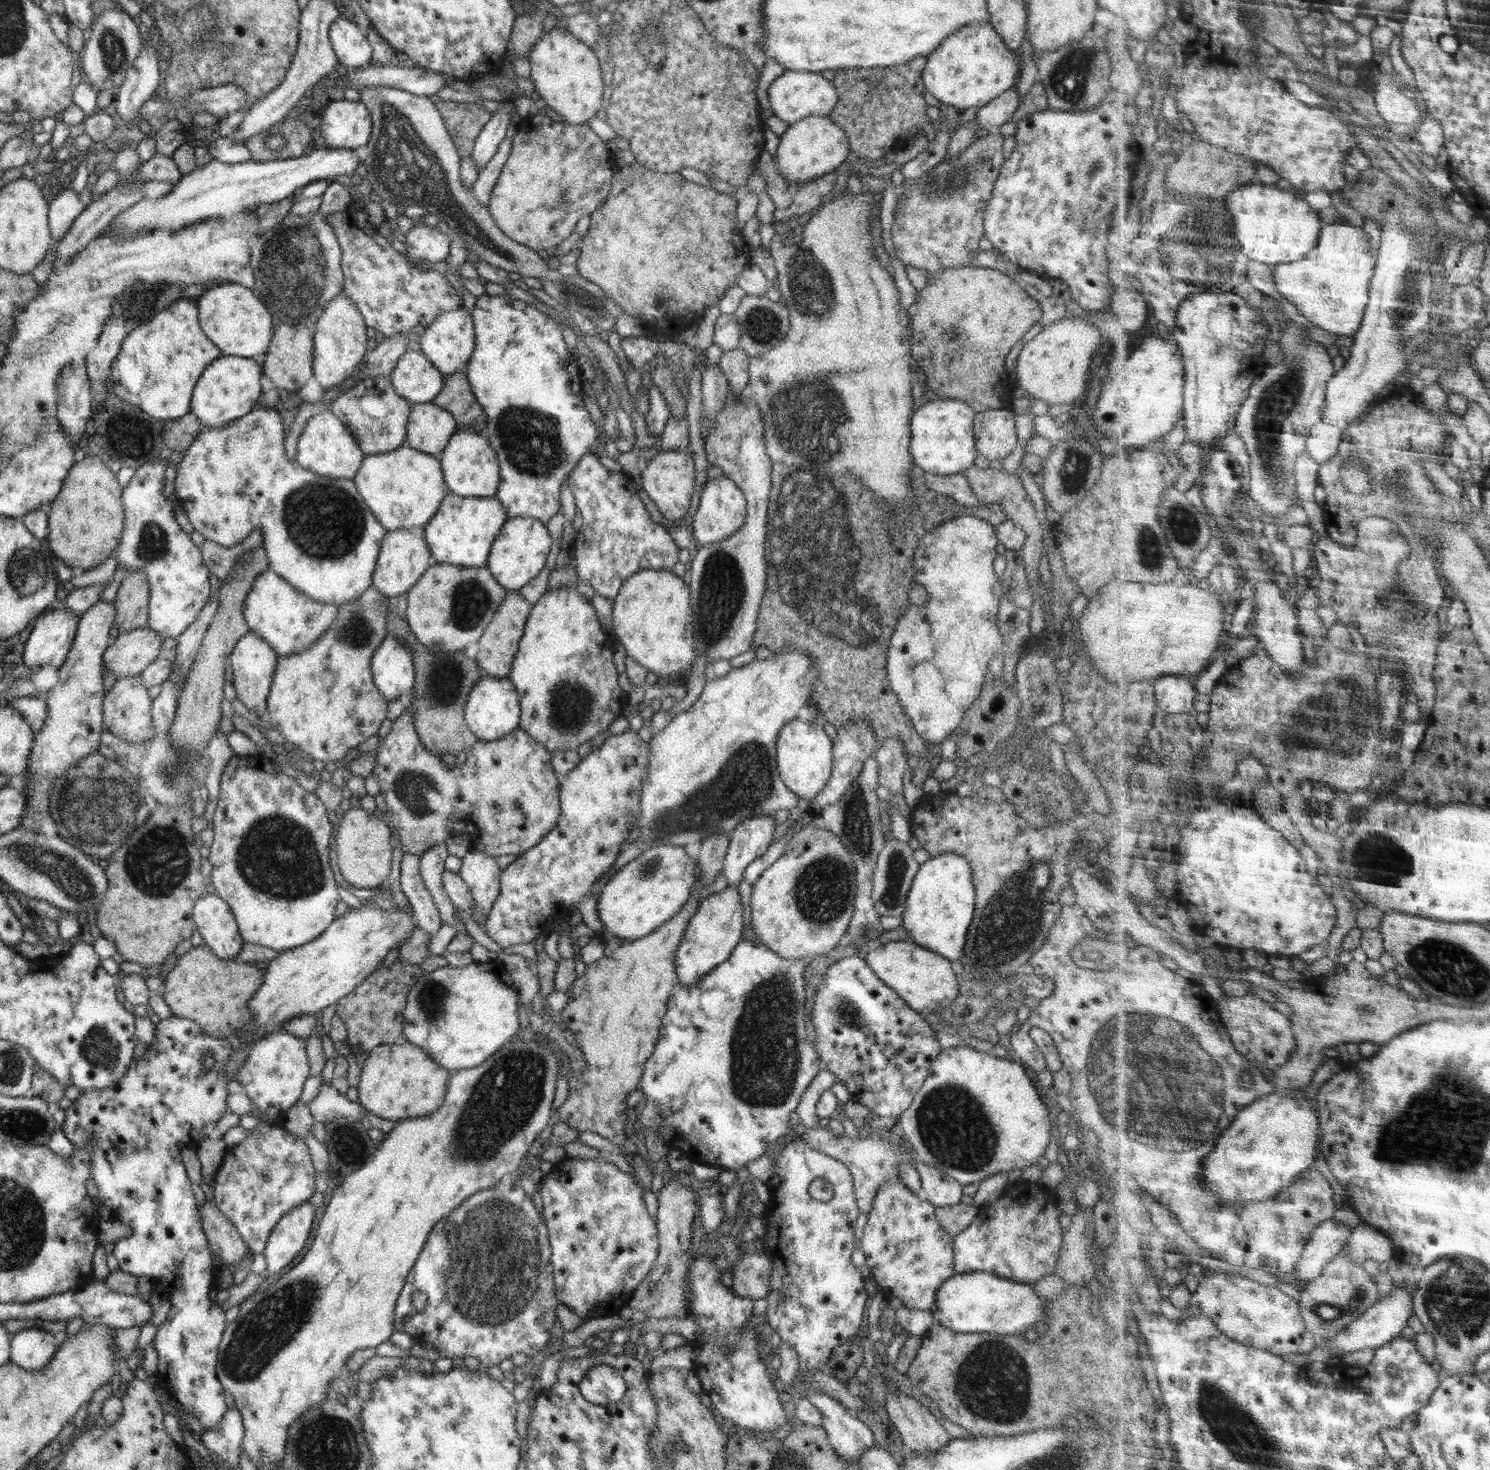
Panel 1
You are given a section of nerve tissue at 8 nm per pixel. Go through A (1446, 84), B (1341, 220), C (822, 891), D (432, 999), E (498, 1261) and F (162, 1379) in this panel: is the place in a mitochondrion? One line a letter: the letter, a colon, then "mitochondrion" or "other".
A: other
B: other
C: mitochondrion
D: mitochondrion
E: mitochondrion
F: other

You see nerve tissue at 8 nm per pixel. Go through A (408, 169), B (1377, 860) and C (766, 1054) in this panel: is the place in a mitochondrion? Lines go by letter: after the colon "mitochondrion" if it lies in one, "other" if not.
A: mitochondrion
B: mitochondrion
C: mitochondrion

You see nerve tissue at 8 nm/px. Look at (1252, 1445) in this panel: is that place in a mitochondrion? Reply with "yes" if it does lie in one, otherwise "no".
yes

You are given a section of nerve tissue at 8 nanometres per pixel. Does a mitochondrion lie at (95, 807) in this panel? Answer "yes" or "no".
yes

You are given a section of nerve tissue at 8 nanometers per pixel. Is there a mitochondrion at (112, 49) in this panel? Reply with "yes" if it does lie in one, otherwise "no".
yes

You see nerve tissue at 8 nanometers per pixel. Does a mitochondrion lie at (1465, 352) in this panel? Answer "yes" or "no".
no

